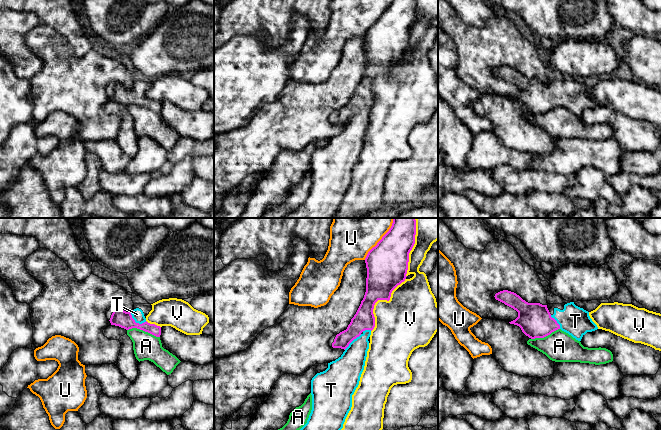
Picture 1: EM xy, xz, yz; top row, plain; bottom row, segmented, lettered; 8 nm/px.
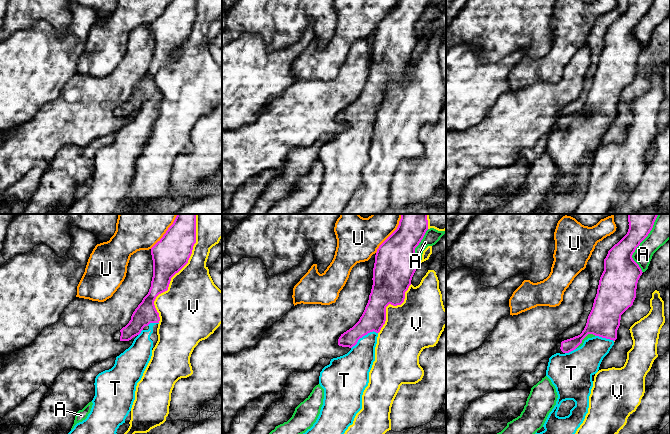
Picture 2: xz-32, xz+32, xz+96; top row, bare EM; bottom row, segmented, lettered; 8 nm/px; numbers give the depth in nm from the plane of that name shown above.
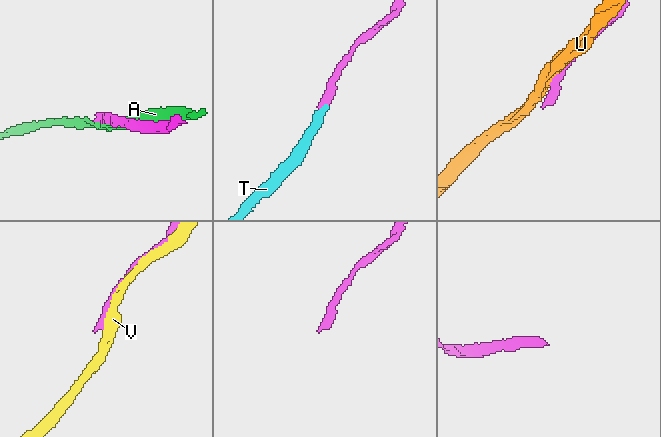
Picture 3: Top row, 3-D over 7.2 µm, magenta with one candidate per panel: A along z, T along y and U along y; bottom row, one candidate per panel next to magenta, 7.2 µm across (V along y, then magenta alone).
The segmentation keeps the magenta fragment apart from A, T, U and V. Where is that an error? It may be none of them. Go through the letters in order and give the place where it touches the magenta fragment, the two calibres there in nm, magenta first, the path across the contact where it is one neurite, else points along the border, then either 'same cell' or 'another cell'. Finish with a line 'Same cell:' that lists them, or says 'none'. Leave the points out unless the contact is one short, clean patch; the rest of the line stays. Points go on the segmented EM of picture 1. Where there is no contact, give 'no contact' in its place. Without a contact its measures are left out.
A: contact xy (143, 330); calibres 140 and 220 nm; another cell
T: contact xy (135, 322); calibres 140 and 100 nm; same cell
U: contact xz (381, 239); calibres 340 and 460 nm; another cell
V: contact xz (379, 299); calibres 320 and 400 nm; another cell
Same cell: T

